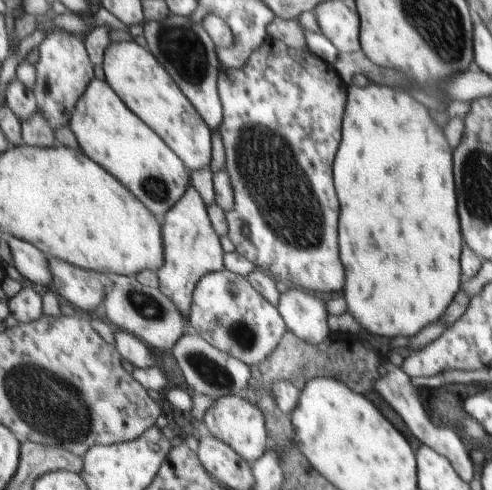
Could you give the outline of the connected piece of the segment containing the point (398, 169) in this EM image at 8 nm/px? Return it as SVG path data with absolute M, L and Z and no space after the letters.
M353 83L350 86L350 110L346 110L346 134L342 134L342 154L338 154L338 162L334 162L334 178L338 178L338 198L342 198L342 258L346 258L346 270L350 270L350 282L346 282L344 296L350 314L358 318L360 324L364 324L366 332L372 332L372 335L388 338L415 336L422 328L440 319L460 290L460 252L465 244L460 234L460 218L456 212L452 148L444 136L445 130L436 124L428 110L400 87L375 83L370 83L365 88L358 88Z

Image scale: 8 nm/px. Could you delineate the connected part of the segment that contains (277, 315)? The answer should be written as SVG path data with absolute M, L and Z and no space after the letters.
M223 269L206 274L197 283L188 323L214 348L238 358L246 366L262 364L286 334L284 316L253 287L246 275Z

